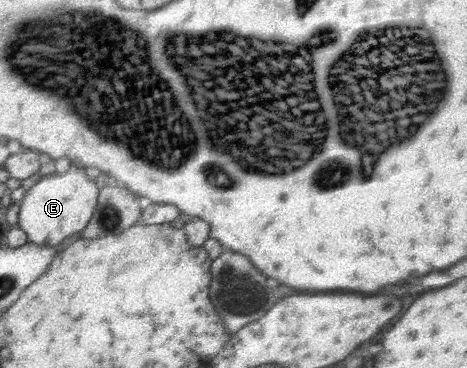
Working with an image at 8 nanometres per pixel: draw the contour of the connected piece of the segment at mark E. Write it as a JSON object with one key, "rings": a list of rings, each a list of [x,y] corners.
{"rings":[[[64,168],[54,172],[52,176],[44,176],[28,190],[25,199],[20,202],[18,224],[28,233],[32,243],[58,246],[66,242],[70,236],[86,230],[90,226],[98,210],[98,198],[101,197],[100,186],[90,180],[90,176],[82,168],[72,168],[64,174]]]}

